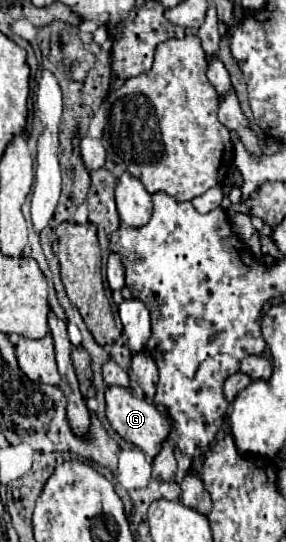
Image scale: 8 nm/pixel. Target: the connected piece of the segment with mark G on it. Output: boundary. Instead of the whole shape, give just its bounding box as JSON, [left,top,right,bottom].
[106,387,172,457]

